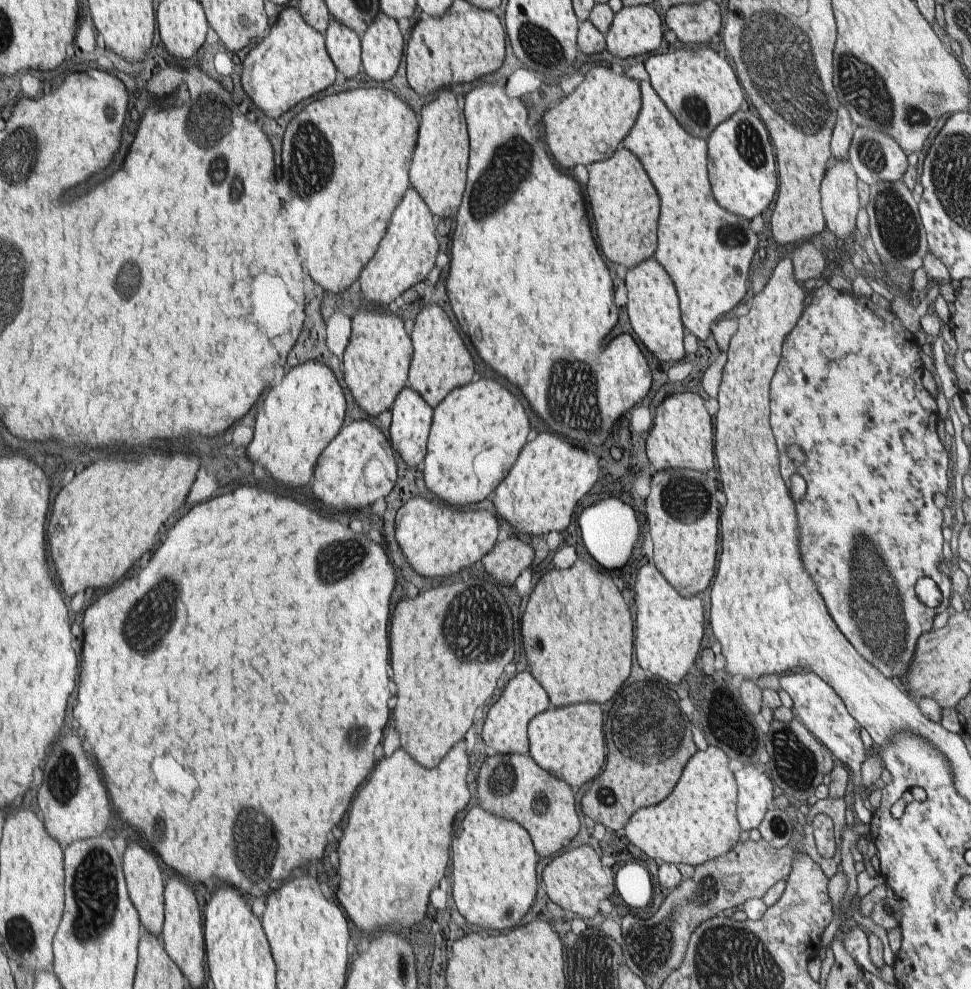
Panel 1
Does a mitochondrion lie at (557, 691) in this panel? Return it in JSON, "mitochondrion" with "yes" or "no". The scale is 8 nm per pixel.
{"mitochondrion":"no"}

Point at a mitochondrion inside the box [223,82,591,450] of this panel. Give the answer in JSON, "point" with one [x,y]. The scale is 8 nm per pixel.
{"point":[512,163]}

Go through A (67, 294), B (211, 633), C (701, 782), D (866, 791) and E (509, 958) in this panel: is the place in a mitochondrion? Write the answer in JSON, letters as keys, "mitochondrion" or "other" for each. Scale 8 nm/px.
{"A":"other","B":"other","C":"other","D":"other","E":"other"}

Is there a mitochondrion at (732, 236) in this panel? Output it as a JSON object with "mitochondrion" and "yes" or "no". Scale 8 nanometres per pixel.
{"mitochondrion":"yes"}

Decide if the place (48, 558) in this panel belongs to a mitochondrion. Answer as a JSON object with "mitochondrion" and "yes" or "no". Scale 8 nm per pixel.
{"mitochondrion":"no"}

